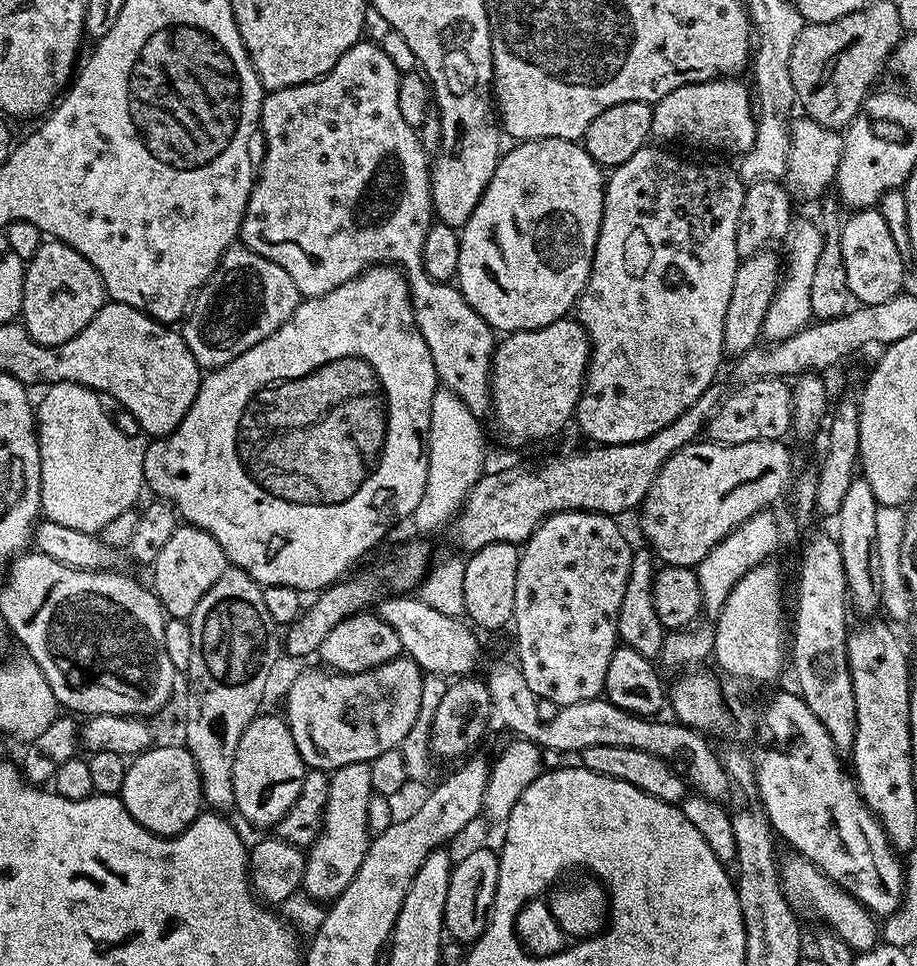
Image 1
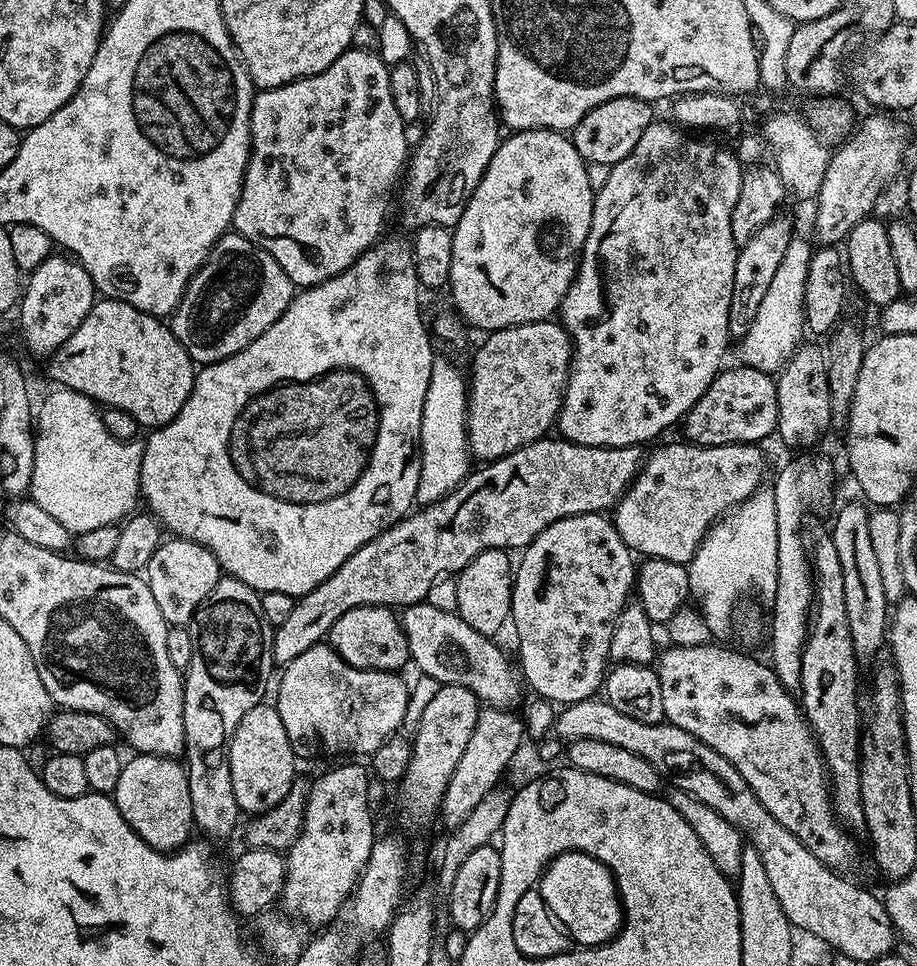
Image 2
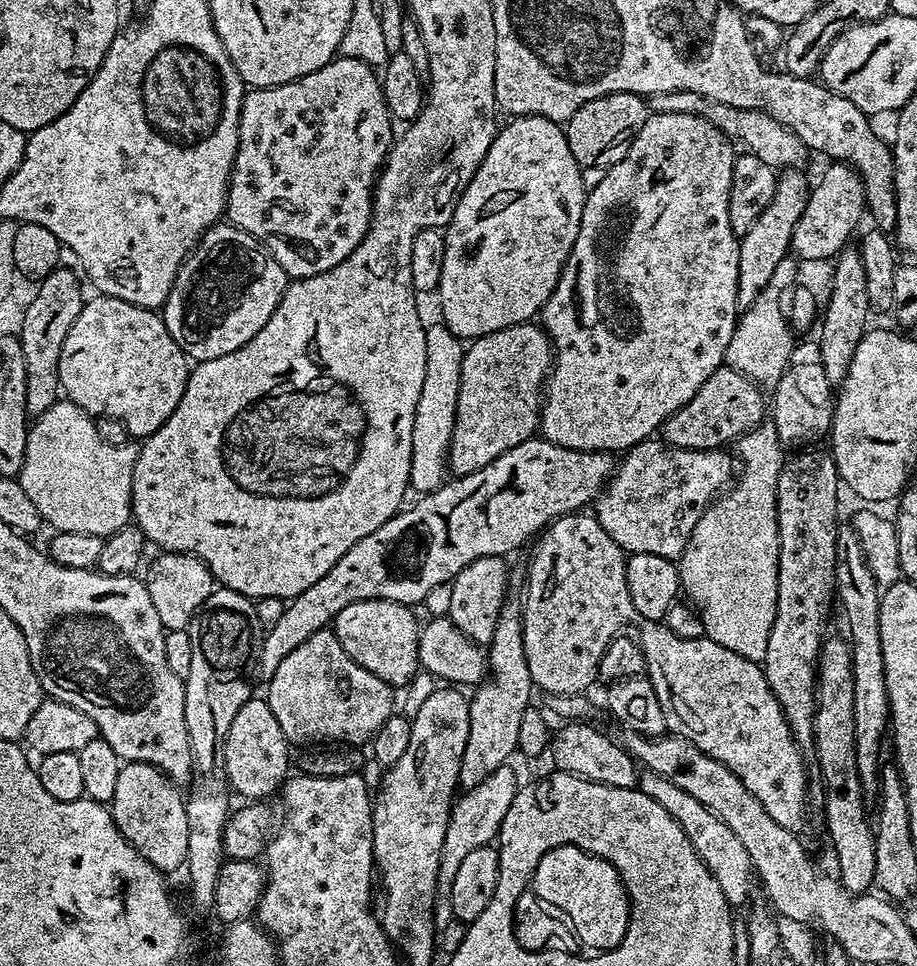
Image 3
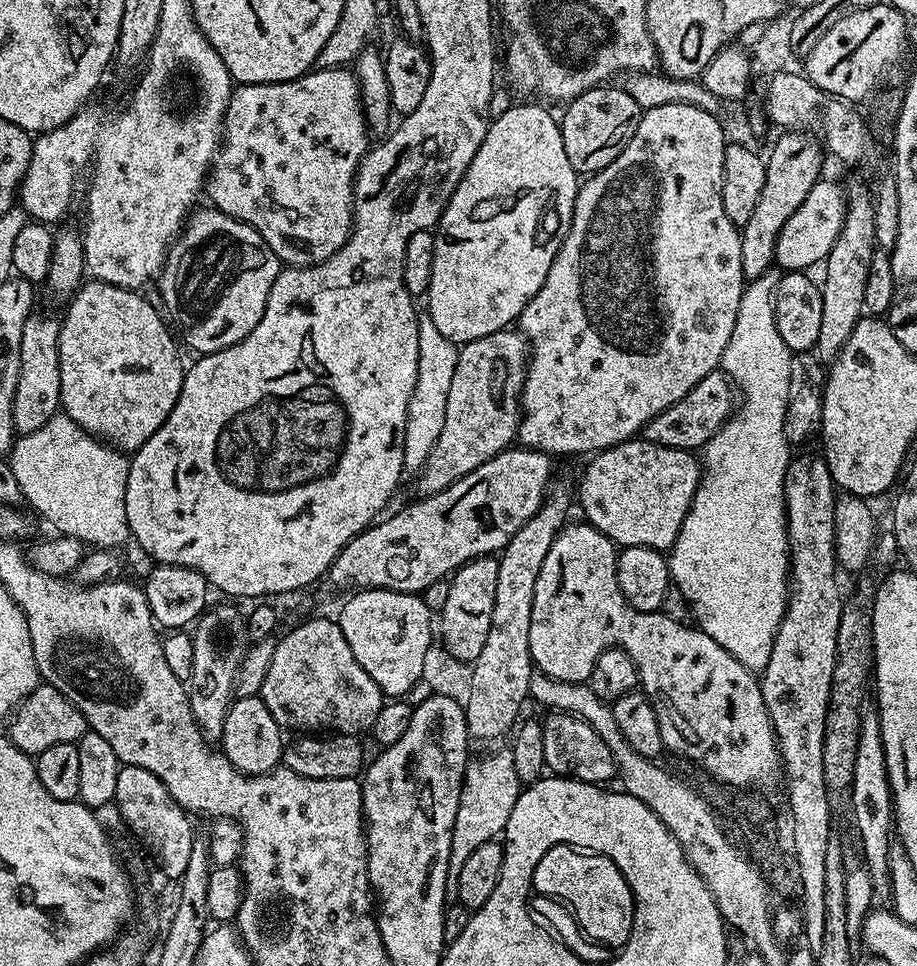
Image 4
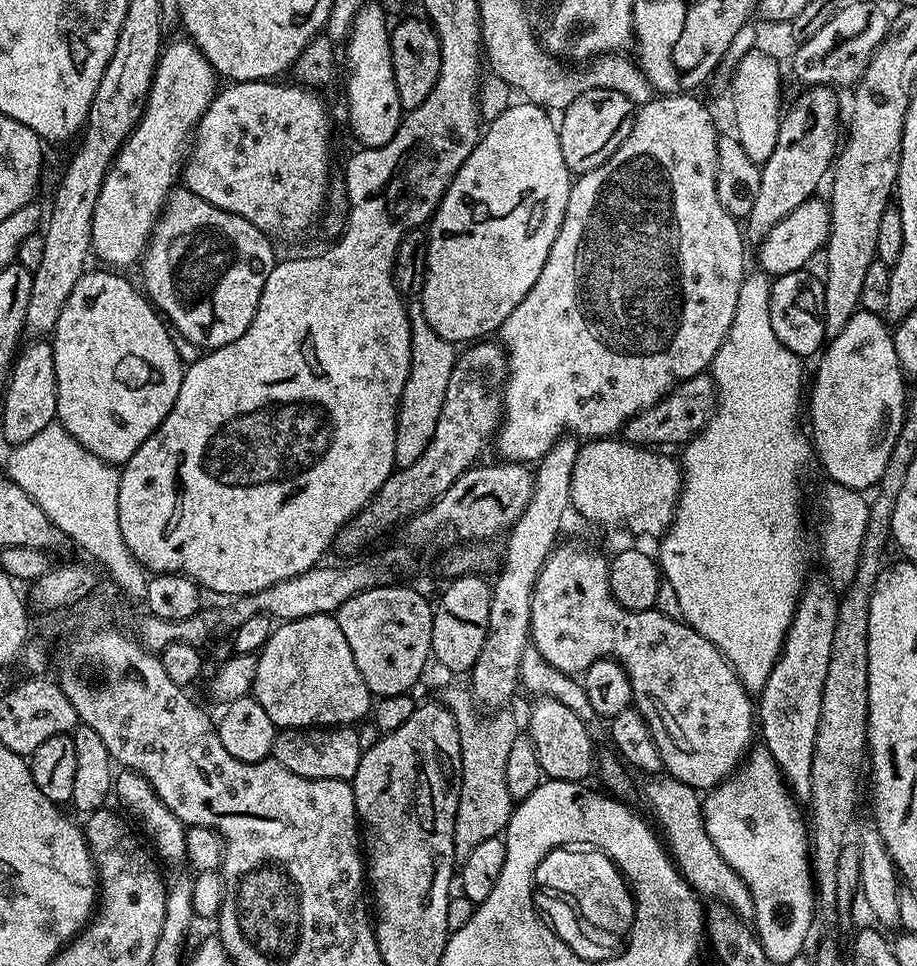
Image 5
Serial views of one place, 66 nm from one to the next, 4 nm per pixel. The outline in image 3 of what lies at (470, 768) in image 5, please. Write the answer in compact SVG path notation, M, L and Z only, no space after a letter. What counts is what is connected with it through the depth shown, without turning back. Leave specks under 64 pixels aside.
M505 766L494 770L490 778L486 778L478 786L467 789L453 803L452 813L448 816L446 842L438 866L436 897L432 907L432 924L436 927L437 933L446 930L446 926L450 926L454 918L454 878L458 874L461 863L472 851L489 847L500 835L500 827L506 818L506 810L510 810L510 802L514 802L518 791L516 776L510 769L511 767Z

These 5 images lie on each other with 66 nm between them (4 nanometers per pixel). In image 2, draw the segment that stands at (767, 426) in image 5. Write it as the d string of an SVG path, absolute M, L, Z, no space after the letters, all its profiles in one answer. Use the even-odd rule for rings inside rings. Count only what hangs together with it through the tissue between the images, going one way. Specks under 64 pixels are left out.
M802 238L793 239L790 246L786 246L786 258L778 265L778 274L774 282L770 282L770 290L766 298L762 298L760 313L754 314L754 320L750 326L739 337L740 344L744 347L744 355L739 363L745 368L760 367L762 371L769 374L779 373L786 363L786 358L790 357L794 349L801 343L800 330L802 332L802 293L807 284L807 270L804 268L804 248L802 248ZM761 486L750 498L746 498L736 508L720 517L710 531L702 538L698 550L693 554L688 569L688 590L694 597L695 607L703 613L711 635L716 638L731 633L734 628L733 617L737 615L736 603L748 591L760 591L765 598L771 597L773 587L770 584L775 577L775 510L774 494L771 487Z

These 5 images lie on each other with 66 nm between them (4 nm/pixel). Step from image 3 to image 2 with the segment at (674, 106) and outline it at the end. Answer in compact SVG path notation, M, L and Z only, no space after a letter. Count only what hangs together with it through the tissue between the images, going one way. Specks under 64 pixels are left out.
M776 112L765 118L762 139L770 156L772 152L771 163L782 178L785 193L792 195L793 192L800 200L815 201L822 186L822 178L826 178L830 148L808 125L807 119L801 115L791 116L788 112Z

